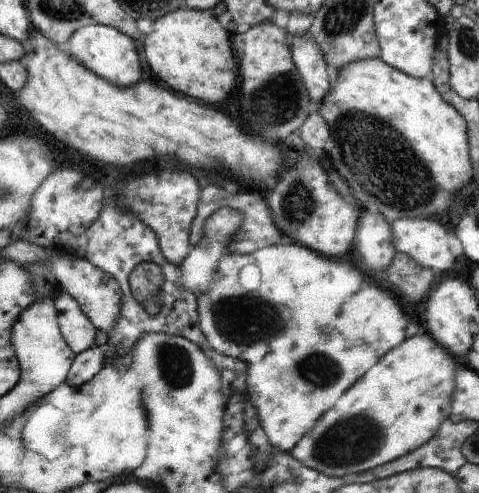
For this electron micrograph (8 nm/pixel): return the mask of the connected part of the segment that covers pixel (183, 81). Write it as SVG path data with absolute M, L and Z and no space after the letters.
M180 8L154 21L154 29L144 36L144 56L152 72L170 90L200 102L222 102L236 80L236 60L226 30L210 12Z

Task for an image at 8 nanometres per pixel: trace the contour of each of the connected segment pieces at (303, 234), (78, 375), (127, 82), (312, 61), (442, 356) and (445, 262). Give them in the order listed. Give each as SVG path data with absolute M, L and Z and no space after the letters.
M300 130L292 132L285 145L296 150L298 158L292 162L288 170L280 176L274 190L265 195L267 205L274 215L275 225L290 242L306 246L326 258L342 258L352 244L356 229L356 212L348 200L344 200L334 188L330 188L326 172L320 168L320 162L304 152L304 144L298 138Z
M93 345L84 353L75 356L71 374L68 374L69 387L78 387L89 382L102 368L104 364L105 347Z
M89 25L76 30L75 34L67 41L68 53L82 64L84 68L88 68L90 72L94 72L96 76L108 80L110 84L116 86L132 86L138 82L140 78L140 58L136 54L134 42L130 40L130 36L122 34L111 25Z
M306 32L304 36L294 38L291 45L291 54L295 62L296 70L299 70L304 88L308 92L308 98L312 102L324 102L324 98L331 93L332 86L328 78L327 62L324 62L320 47L312 35Z
M428 333L404 340L319 419L315 429L290 452L291 456L322 475L344 477L412 453L435 437L440 424L450 417L458 364L457 358L438 346Z
M404 218L392 222L392 238L398 253L406 254L433 273L448 272L456 258L448 248L446 230L434 218Z

